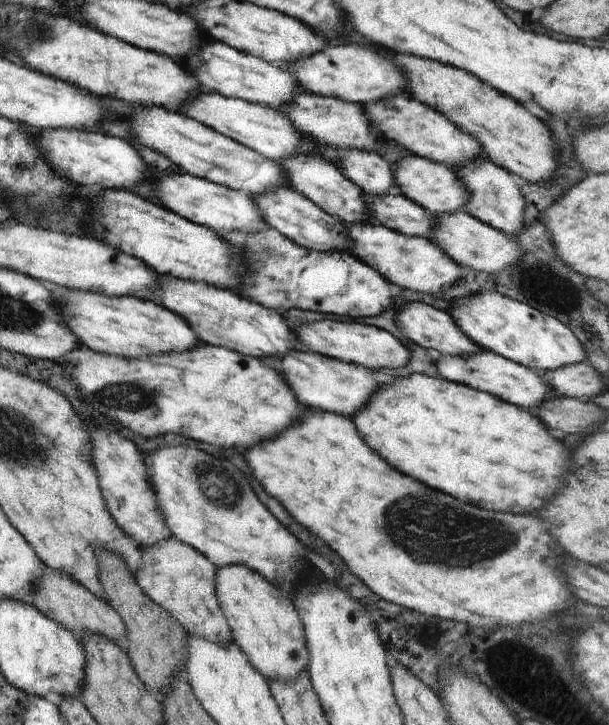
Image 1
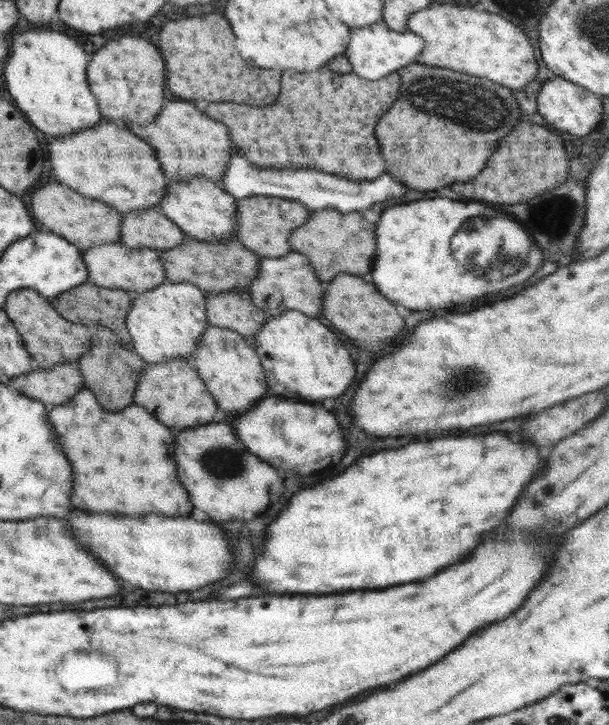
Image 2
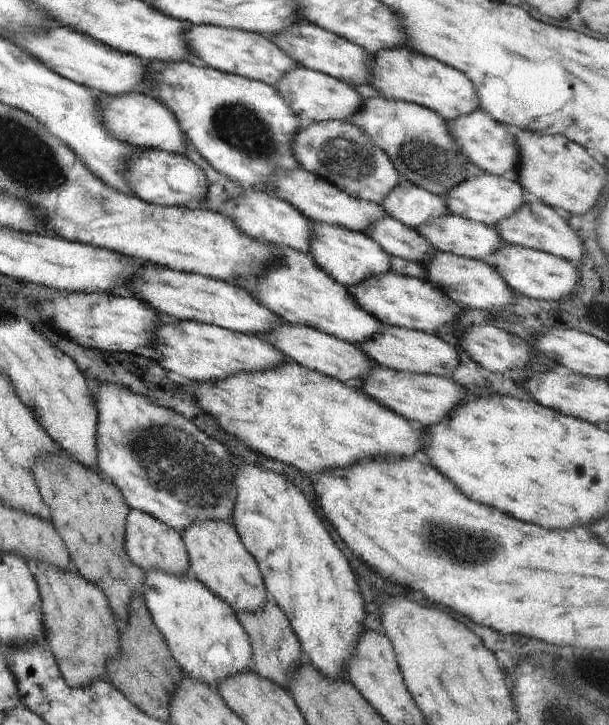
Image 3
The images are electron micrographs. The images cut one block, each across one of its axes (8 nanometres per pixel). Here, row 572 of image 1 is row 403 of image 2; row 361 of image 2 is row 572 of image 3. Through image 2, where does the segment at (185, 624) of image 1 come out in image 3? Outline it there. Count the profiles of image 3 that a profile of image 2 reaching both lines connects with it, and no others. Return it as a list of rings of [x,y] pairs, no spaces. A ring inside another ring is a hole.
[[[130,509],[126,519],[125,550],[137,567],[144,571],[160,570],[174,576],[186,576],[190,573],[190,562],[186,546],[181,538],[181,533],[170,528],[157,518],[140,512],[138,509]]]

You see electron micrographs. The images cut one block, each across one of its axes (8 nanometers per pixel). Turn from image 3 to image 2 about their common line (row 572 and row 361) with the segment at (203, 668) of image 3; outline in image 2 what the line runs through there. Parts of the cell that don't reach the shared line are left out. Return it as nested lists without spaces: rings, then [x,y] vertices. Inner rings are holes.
[[[166,280],[152,290],[136,293],[126,316],[135,353],[146,363],[160,364],[175,358],[189,360],[197,349],[201,334],[209,326],[206,319],[205,295],[191,282],[172,283]]]

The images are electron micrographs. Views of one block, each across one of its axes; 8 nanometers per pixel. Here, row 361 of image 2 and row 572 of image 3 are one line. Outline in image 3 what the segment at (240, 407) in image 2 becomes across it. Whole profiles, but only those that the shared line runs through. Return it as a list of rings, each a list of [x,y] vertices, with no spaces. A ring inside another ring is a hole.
[[[196,522],[181,532],[181,538],[186,546],[191,576],[219,596],[234,612],[258,612],[272,602],[258,564],[244,548],[232,522]]]

